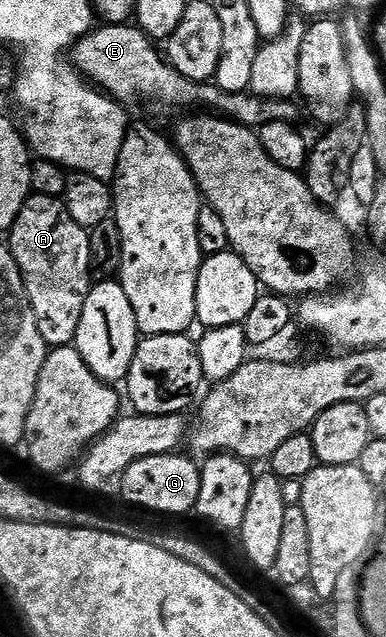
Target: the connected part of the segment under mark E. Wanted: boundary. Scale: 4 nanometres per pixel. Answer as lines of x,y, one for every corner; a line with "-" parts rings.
130,23
103,24
85,34
71,48
70,61
91,84
126,107
150,103
166,109
188,109
199,103
202,106
199,108
253,129
274,121
290,124
300,121
301,108
293,100
258,98
249,92
230,94
211,82
198,84
177,73
156,47
157,44
139,26

